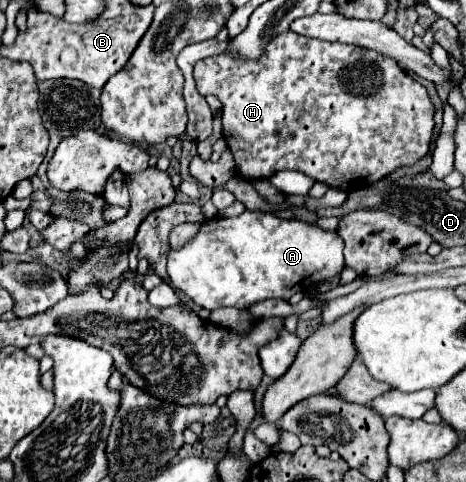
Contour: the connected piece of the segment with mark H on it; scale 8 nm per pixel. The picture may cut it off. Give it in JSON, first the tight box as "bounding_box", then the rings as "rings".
{"bounding_box":[195,32,435,192],"rings":[[[283,32],[277,38],[271,40],[271,44],[267,46],[265,54],[259,60],[251,60],[251,62],[237,62],[237,58],[231,56],[231,52],[223,52],[219,56],[211,56],[205,60],[199,60],[195,64],[195,82],[197,82],[197,90],[207,96],[213,94],[219,98],[221,102],[221,124],[223,124],[223,136],[225,142],[229,146],[229,150],[235,156],[237,162],[237,172],[249,180],[249,178],[267,178],[279,170],[299,170],[303,174],[307,174],[309,178],[323,182],[331,188],[339,188],[345,192],[351,190],[361,190],[371,186],[373,182],[389,176],[391,172],[395,172],[401,166],[413,166],[415,162],[419,162],[427,152],[429,152],[429,140],[435,128],[433,122],[433,104],[429,100],[429,94],[425,90],[425,86],[421,86],[417,80],[413,80],[395,60],[385,58],[373,50],[363,50],[359,46],[349,46],[349,44],[341,44],[341,42],[325,42],[325,40],[317,40],[317,38],[303,38],[301,34],[295,32]]]}

